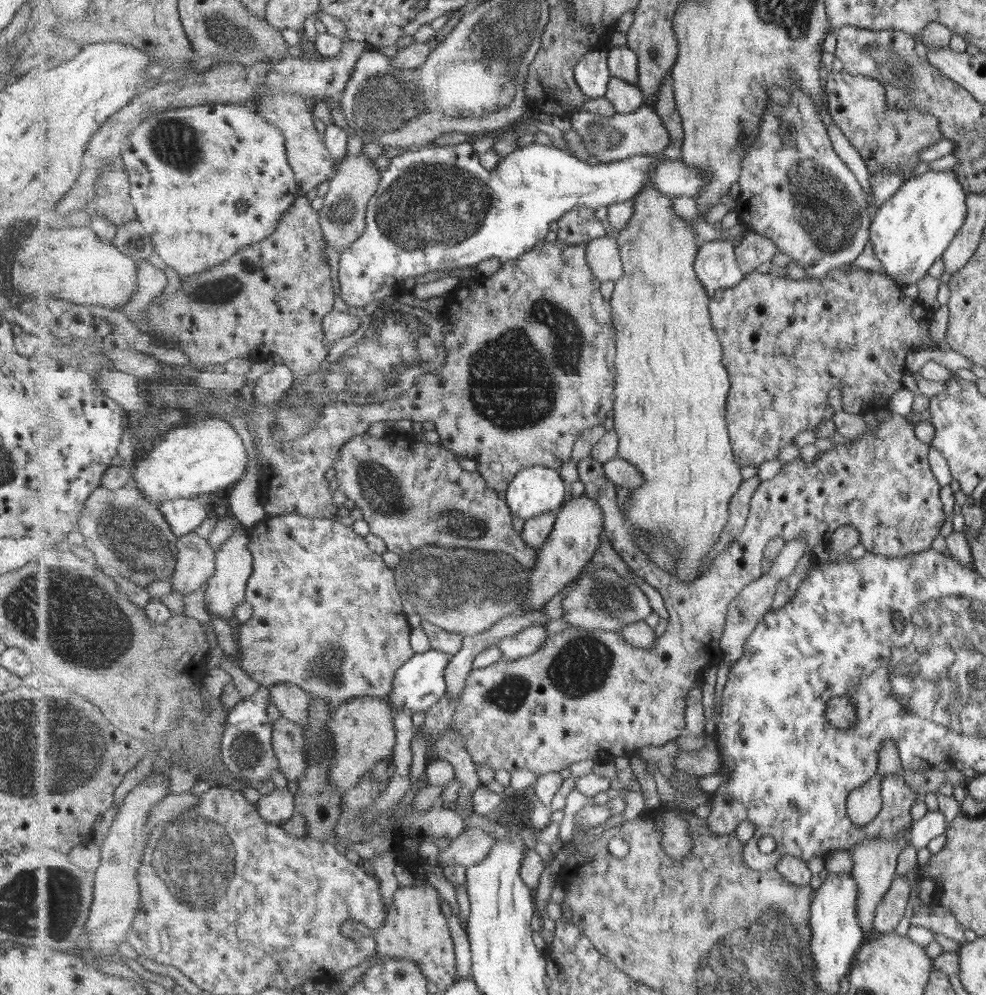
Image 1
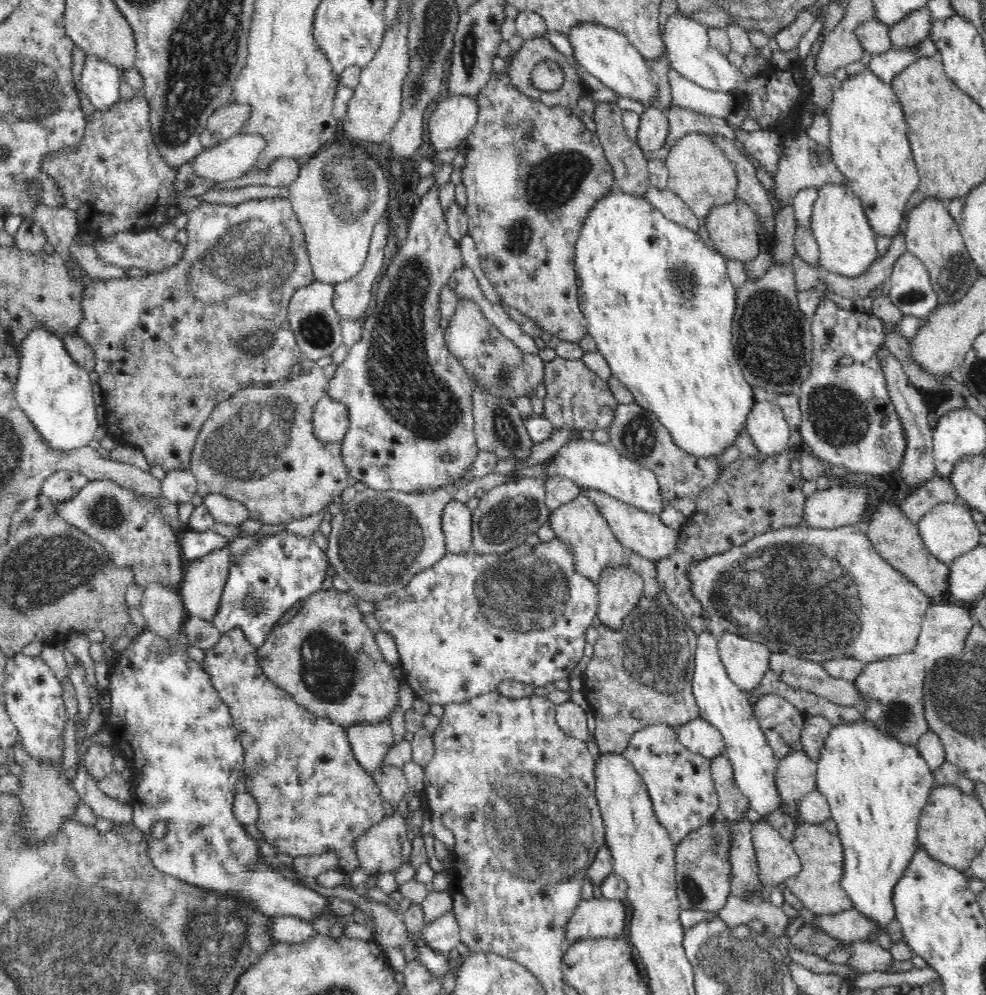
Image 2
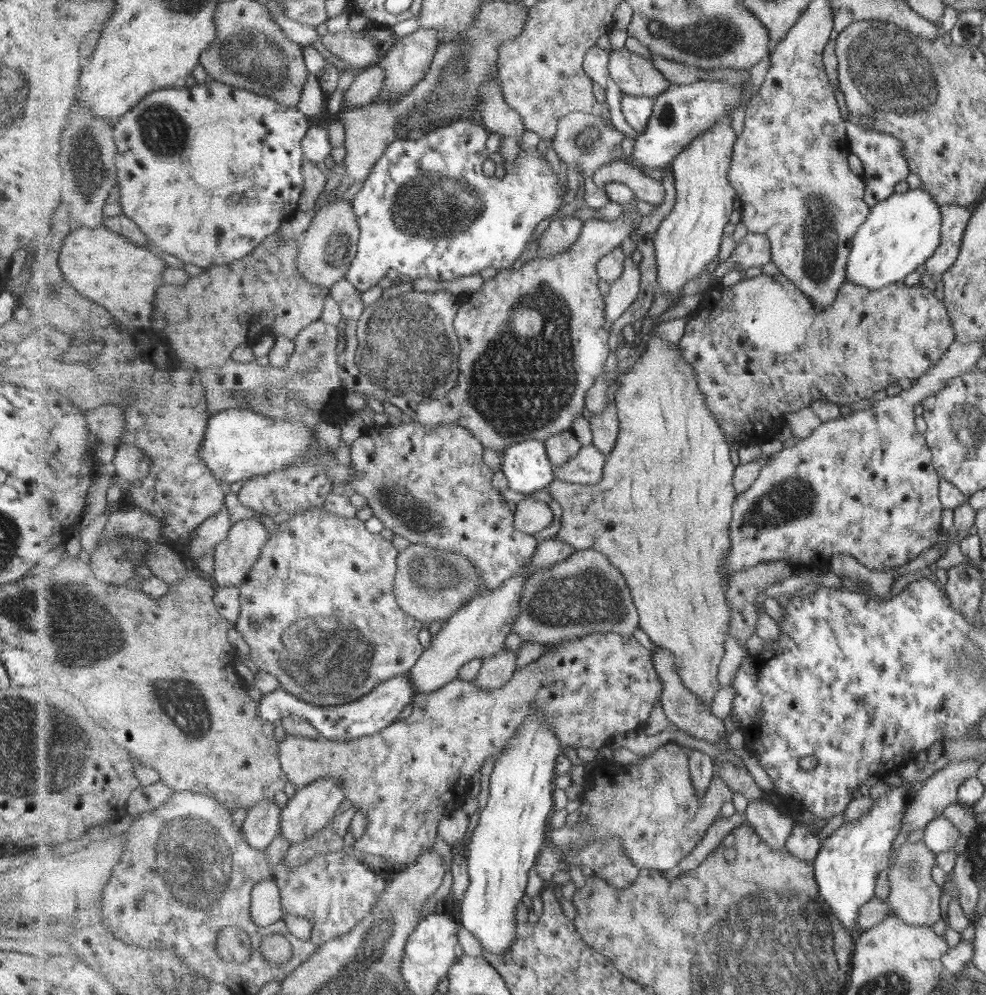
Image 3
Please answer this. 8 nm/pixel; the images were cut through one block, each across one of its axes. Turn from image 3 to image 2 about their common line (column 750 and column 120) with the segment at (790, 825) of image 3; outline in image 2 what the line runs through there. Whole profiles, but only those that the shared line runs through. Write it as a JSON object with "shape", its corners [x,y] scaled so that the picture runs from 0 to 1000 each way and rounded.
{"shape":[[[85,763],[78,764],[75,791],[81,797],[85,807],[99,820],[100,825],[113,825],[116,828],[130,828],[135,824],[135,812],[130,805],[112,802],[99,792],[98,784],[89,777]]]}

